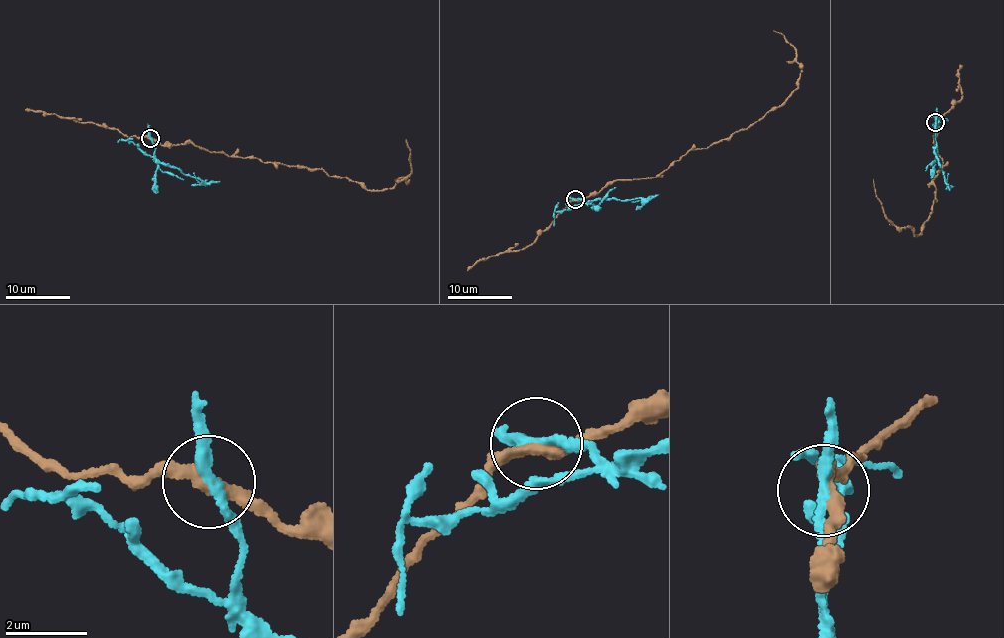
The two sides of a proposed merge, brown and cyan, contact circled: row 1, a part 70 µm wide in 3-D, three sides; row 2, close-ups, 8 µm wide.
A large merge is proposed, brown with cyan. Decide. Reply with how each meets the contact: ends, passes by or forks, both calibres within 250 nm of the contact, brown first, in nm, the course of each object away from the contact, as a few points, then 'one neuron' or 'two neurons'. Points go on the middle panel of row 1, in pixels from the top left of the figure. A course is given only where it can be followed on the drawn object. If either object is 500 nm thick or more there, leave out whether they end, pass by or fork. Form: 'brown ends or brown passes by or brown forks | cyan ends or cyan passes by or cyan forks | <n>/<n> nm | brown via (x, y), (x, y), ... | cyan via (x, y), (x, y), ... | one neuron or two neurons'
brown passes by | cyan passes by | 320/240 nm | brown via (575, 199), (618, 179), (657, 176), (689, 151), (707, 148), (784, 103), (796, 90), (801, 64), (773, 30) | cyan via (575, 199), (589, 202), (659, 194) | two neurons

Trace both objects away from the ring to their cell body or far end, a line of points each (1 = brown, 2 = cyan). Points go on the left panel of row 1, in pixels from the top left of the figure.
1: (149, 137), (163, 145), (196, 145), (322, 168), (332, 177), (374, 189), (408, 180), (405, 140)
2: (149, 137), (156, 159), (177, 167), (185, 174), (209, 182), (220, 181)

